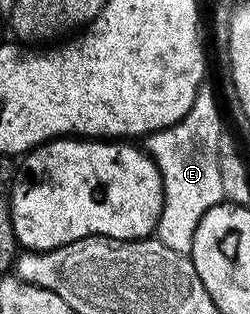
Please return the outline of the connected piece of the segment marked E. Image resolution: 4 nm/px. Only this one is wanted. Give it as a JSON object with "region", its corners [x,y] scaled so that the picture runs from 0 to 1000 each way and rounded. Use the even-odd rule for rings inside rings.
{"region":[[[820,268],[800,277],[792,306],[776,306],[776,331],[712,395],[680,408],[648,408],[632,420],[572,443],[572,475],[616,510],[632,548],[648,561],[656,602],[656,659],[624,717],[616,752],[664,790],[716,809],[764,812],[776,790],[776,739],[792,739],[792,713],[808,688],[840,662],[900,640],[888,611],[888,548],[872,548],[872,497],[880,494],[880,350],[864,341],[864,299]]]}

